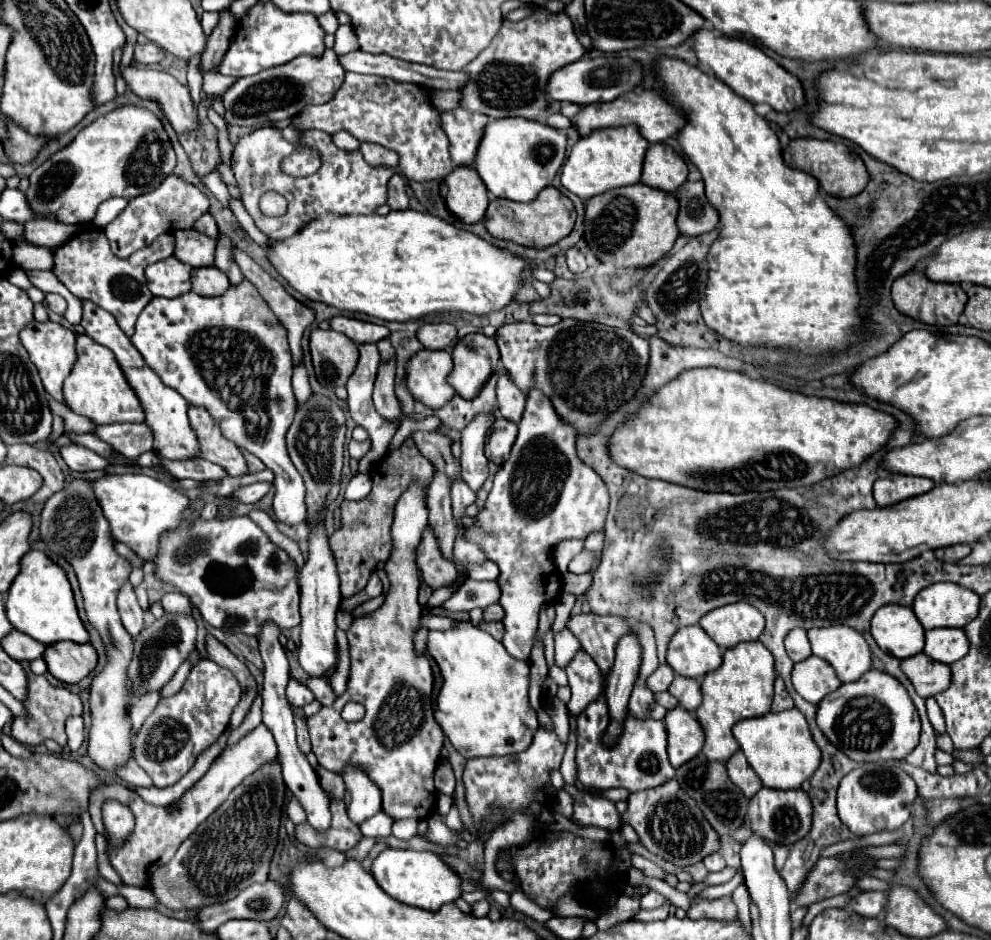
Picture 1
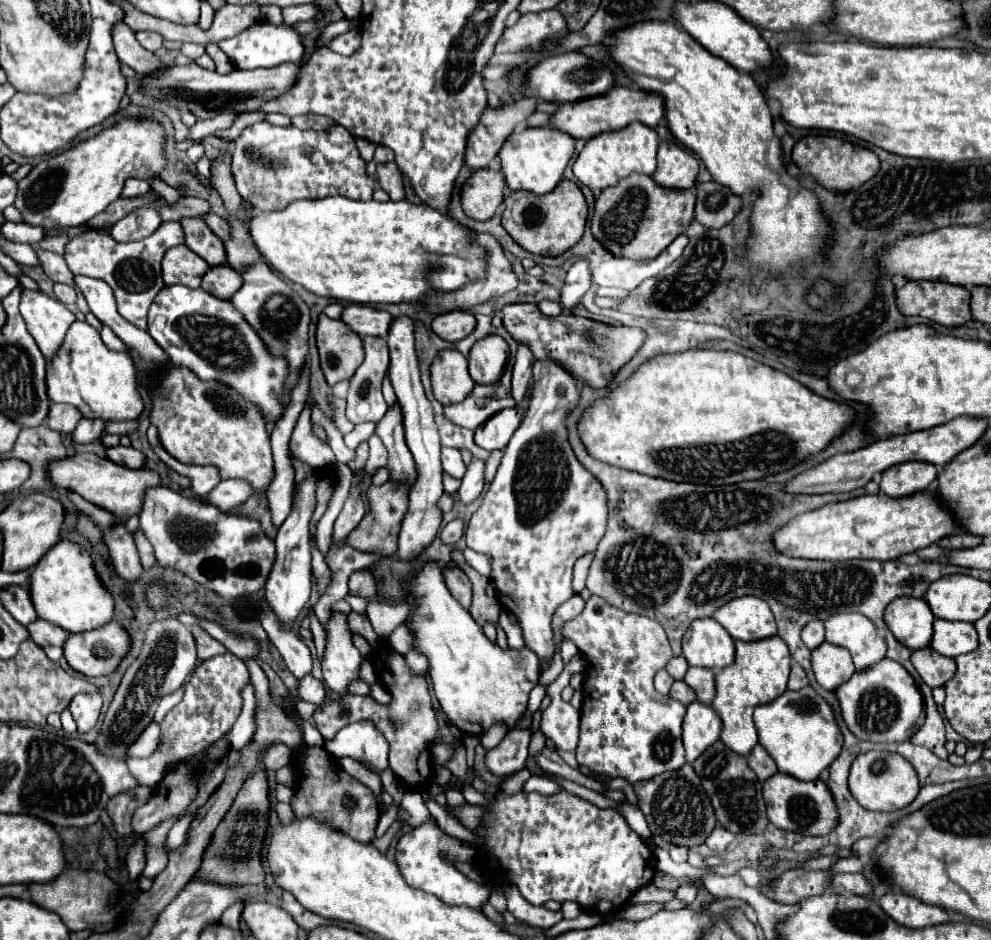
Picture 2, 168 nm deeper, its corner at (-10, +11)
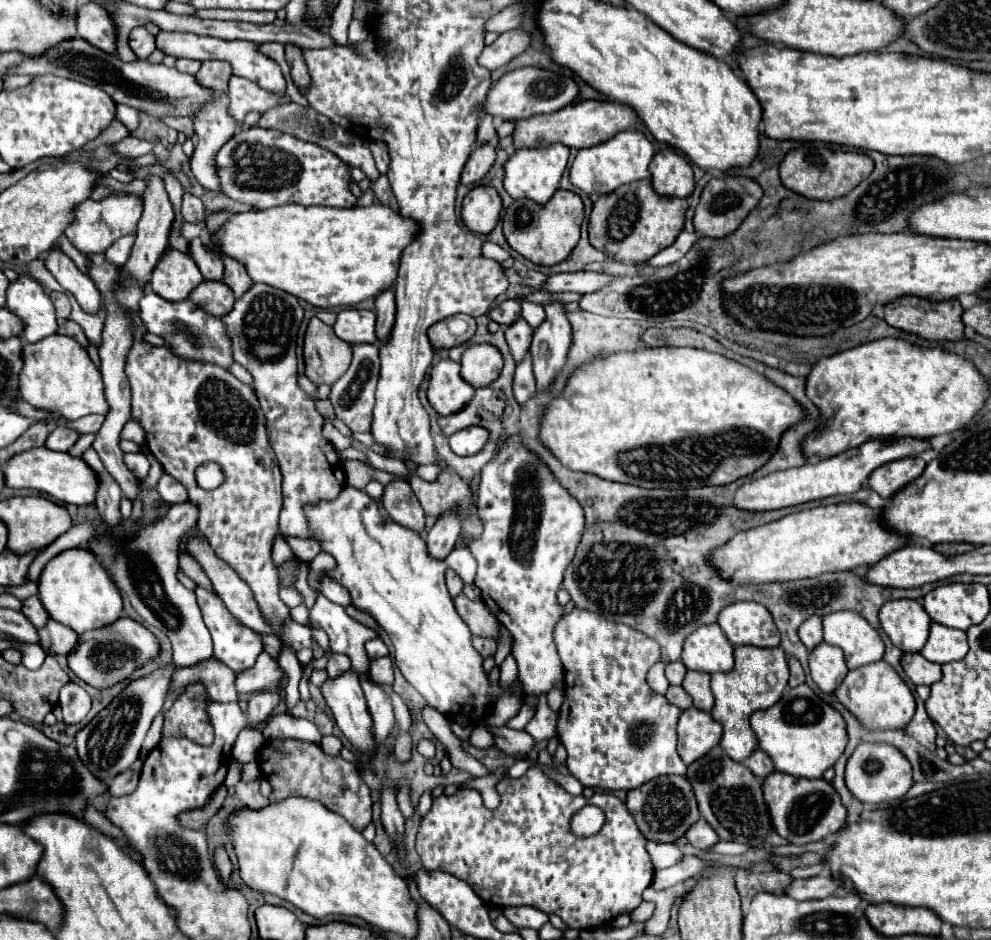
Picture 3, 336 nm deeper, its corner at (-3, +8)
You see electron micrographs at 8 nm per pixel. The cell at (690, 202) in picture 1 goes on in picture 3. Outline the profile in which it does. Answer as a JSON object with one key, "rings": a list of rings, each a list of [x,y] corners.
{"rings":[[[713,177],[699,199],[699,205],[695,209],[695,217],[693,217],[693,225],[695,231],[699,231],[701,235],[709,235],[709,237],[725,237],[729,233],[733,233],[741,221],[747,217],[747,213],[759,203],[763,191],[761,187],[753,181],[753,179],[745,179],[745,177]]]}

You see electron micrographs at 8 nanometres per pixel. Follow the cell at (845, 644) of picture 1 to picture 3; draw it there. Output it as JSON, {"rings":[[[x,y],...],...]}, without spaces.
{"rings":[[[839,611],[823,617],[825,643],[837,645],[845,653],[845,661],[849,669],[857,669],[861,665],[869,665],[883,659],[883,641],[879,633],[867,625],[859,613]]]}

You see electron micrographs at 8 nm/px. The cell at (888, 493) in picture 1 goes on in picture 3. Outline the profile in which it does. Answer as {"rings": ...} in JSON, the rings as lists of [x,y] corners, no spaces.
{"rings":[[[907,457],[907,459],[891,461],[871,473],[869,487],[883,499],[891,499],[897,491],[901,491],[903,487],[919,479],[925,467],[927,463],[921,457]]]}

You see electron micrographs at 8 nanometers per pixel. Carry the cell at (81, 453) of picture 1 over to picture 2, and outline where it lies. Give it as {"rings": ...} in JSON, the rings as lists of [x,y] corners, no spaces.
{"rings":[[[124,446],[106,448],[106,456],[108,456],[112,462],[116,462],[116,464],[120,464],[120,466],[126,466],[126,468],[132,468],[132,470],[138,470],[138,468],[142,468],[142,466],[146,464],[144,452],[132,448],[132,446],[128,446],[128,448],[124,448]]]}

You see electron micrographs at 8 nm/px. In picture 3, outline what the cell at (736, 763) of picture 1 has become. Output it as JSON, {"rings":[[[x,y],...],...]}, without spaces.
{"rings":[[[755,749],[751,753],[751,757],[747,759],[747,767],[751,769],[751,773],[757,779],[765,779],[769,773],[773,773],[773,763],[771,763],[771,759],[761,749]]]}

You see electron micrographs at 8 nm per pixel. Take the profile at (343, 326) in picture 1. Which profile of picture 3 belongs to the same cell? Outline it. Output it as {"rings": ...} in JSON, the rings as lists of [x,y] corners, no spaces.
{"rings":[[[343,309],[333,325],[339,339],[355,343],[377,343],[375,337],[375,313],[365,309]]]}

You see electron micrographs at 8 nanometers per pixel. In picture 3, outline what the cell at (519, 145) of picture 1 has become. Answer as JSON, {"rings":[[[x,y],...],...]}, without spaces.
{"rings":[[[551,143],[535,149],[517,149],[505,163],[505,179],[503,187],[513,199],[533,199],[537,203],[547,203],[551,195],[559,189],[561,175],[567,167],[567,157],[569,157],[569,147],[563,143]]]}

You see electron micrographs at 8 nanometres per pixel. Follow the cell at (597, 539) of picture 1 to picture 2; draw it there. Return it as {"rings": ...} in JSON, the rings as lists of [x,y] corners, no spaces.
{"rings":[[[586,554],[582,560],[576,562],[574,566],[574,576],[572,576],[572,590],[576,594],[580,594],[580,590],[584,590],[584,582],[586,582],[586,572],[588,572],[588,566],[592,562],[592,554]]]}

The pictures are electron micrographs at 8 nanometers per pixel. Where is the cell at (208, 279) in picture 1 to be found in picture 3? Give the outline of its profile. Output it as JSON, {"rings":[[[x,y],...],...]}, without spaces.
{"rings":[[[203,281],[203,283],[199,283],[191,291],[189,299],[195,301],[207,313],[215,313],[217,317],[221,317],[223,313],[229,313],[231,305],[235,303],[235,295],[231,293],[231,289],[223,281]]]}

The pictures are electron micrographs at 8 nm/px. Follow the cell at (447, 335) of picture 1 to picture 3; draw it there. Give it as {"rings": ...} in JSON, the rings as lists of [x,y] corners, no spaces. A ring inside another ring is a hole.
{"rings":[[[463,315],[463,317],[451,317],[451,319],[443,319],[435,325],[429,327],[429,341],[435,349],[451,349],[455,345],[461,345],[465,341],[469,341],[473,335],[475,335],[475,319],[469,317],[469,315]],[[455,319],[461,319],[463,325],[467,327],[463,333],[453,333],[453,321]]]}

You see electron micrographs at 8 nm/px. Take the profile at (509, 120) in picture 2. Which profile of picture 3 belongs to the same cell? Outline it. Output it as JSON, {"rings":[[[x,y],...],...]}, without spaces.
{"rings":[[[491,143],[477,145],[465,163],[461,183],[463,185],[475,185],[479,179],[485,177],[485,173],[491,169],[493,163],[495,163],[495,147]]]}

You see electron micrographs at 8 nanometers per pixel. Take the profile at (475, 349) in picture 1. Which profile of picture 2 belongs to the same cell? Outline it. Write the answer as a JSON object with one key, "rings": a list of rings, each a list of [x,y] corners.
{"rings":[[[486,336],[478,340],[468,356],[470,376],[476,384],[494,384],[502,376],[508,360],[508,344],[500,336]]]}

